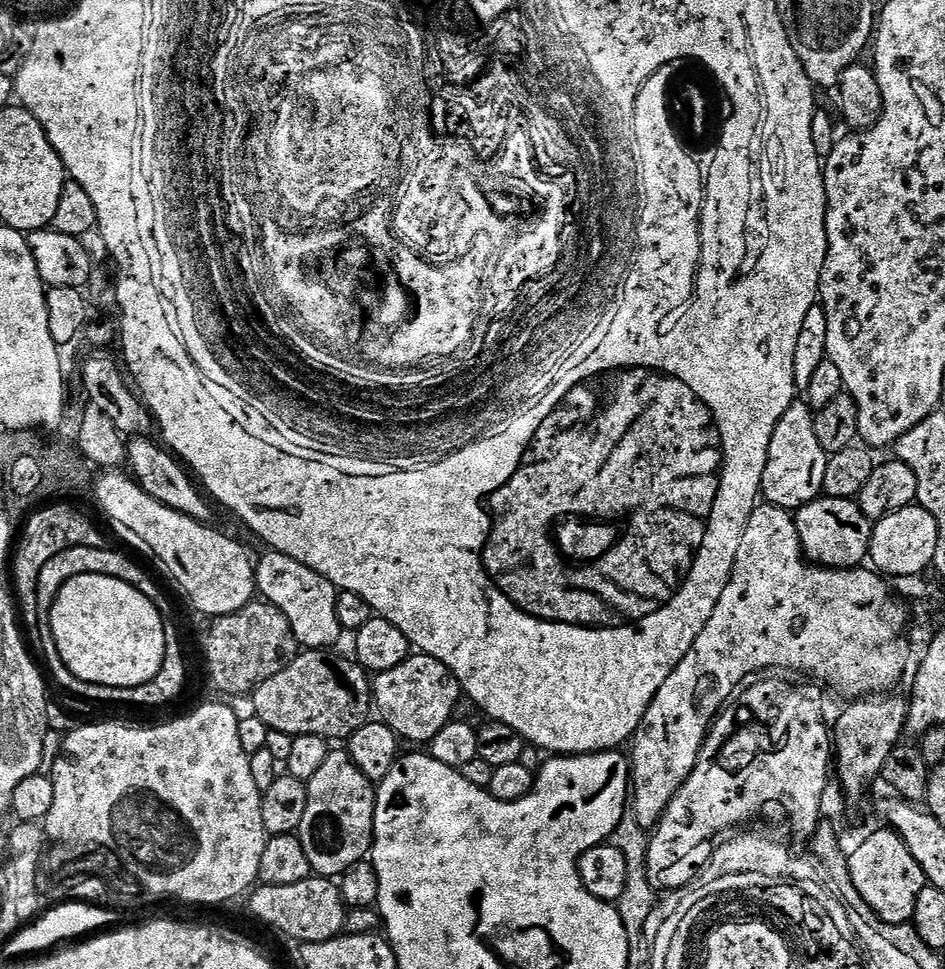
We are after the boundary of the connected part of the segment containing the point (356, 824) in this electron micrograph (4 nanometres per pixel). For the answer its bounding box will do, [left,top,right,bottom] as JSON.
[299,751,376,878]

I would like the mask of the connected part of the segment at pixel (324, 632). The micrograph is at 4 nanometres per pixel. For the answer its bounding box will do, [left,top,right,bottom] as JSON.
[254,550,342,649]

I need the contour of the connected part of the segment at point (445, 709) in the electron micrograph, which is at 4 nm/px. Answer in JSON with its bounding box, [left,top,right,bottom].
[371,654,462,745]

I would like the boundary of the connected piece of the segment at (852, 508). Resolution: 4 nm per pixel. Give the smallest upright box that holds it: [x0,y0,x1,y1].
[794,496,873,568]

